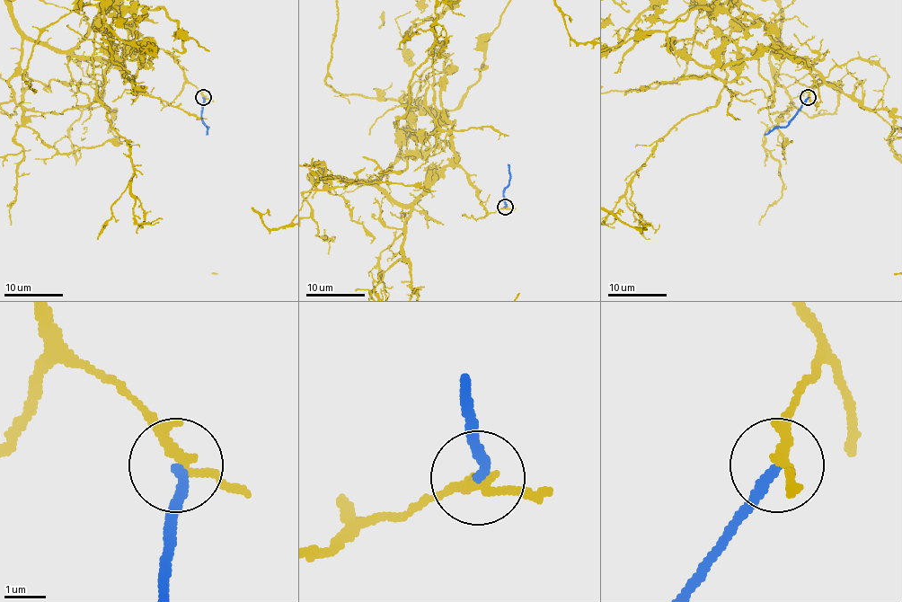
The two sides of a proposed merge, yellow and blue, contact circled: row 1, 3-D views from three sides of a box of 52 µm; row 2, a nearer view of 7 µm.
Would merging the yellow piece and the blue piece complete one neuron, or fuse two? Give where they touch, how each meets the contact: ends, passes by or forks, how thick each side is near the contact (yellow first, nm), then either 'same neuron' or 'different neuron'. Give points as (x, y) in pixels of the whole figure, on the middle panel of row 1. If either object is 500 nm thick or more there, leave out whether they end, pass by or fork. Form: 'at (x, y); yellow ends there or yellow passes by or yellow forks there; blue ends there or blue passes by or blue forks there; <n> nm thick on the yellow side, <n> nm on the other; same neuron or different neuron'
at (505, 207); yellow passes by; blue ends there; 240 nm thick on the yellow side, 240 nm on the other; different neuron

